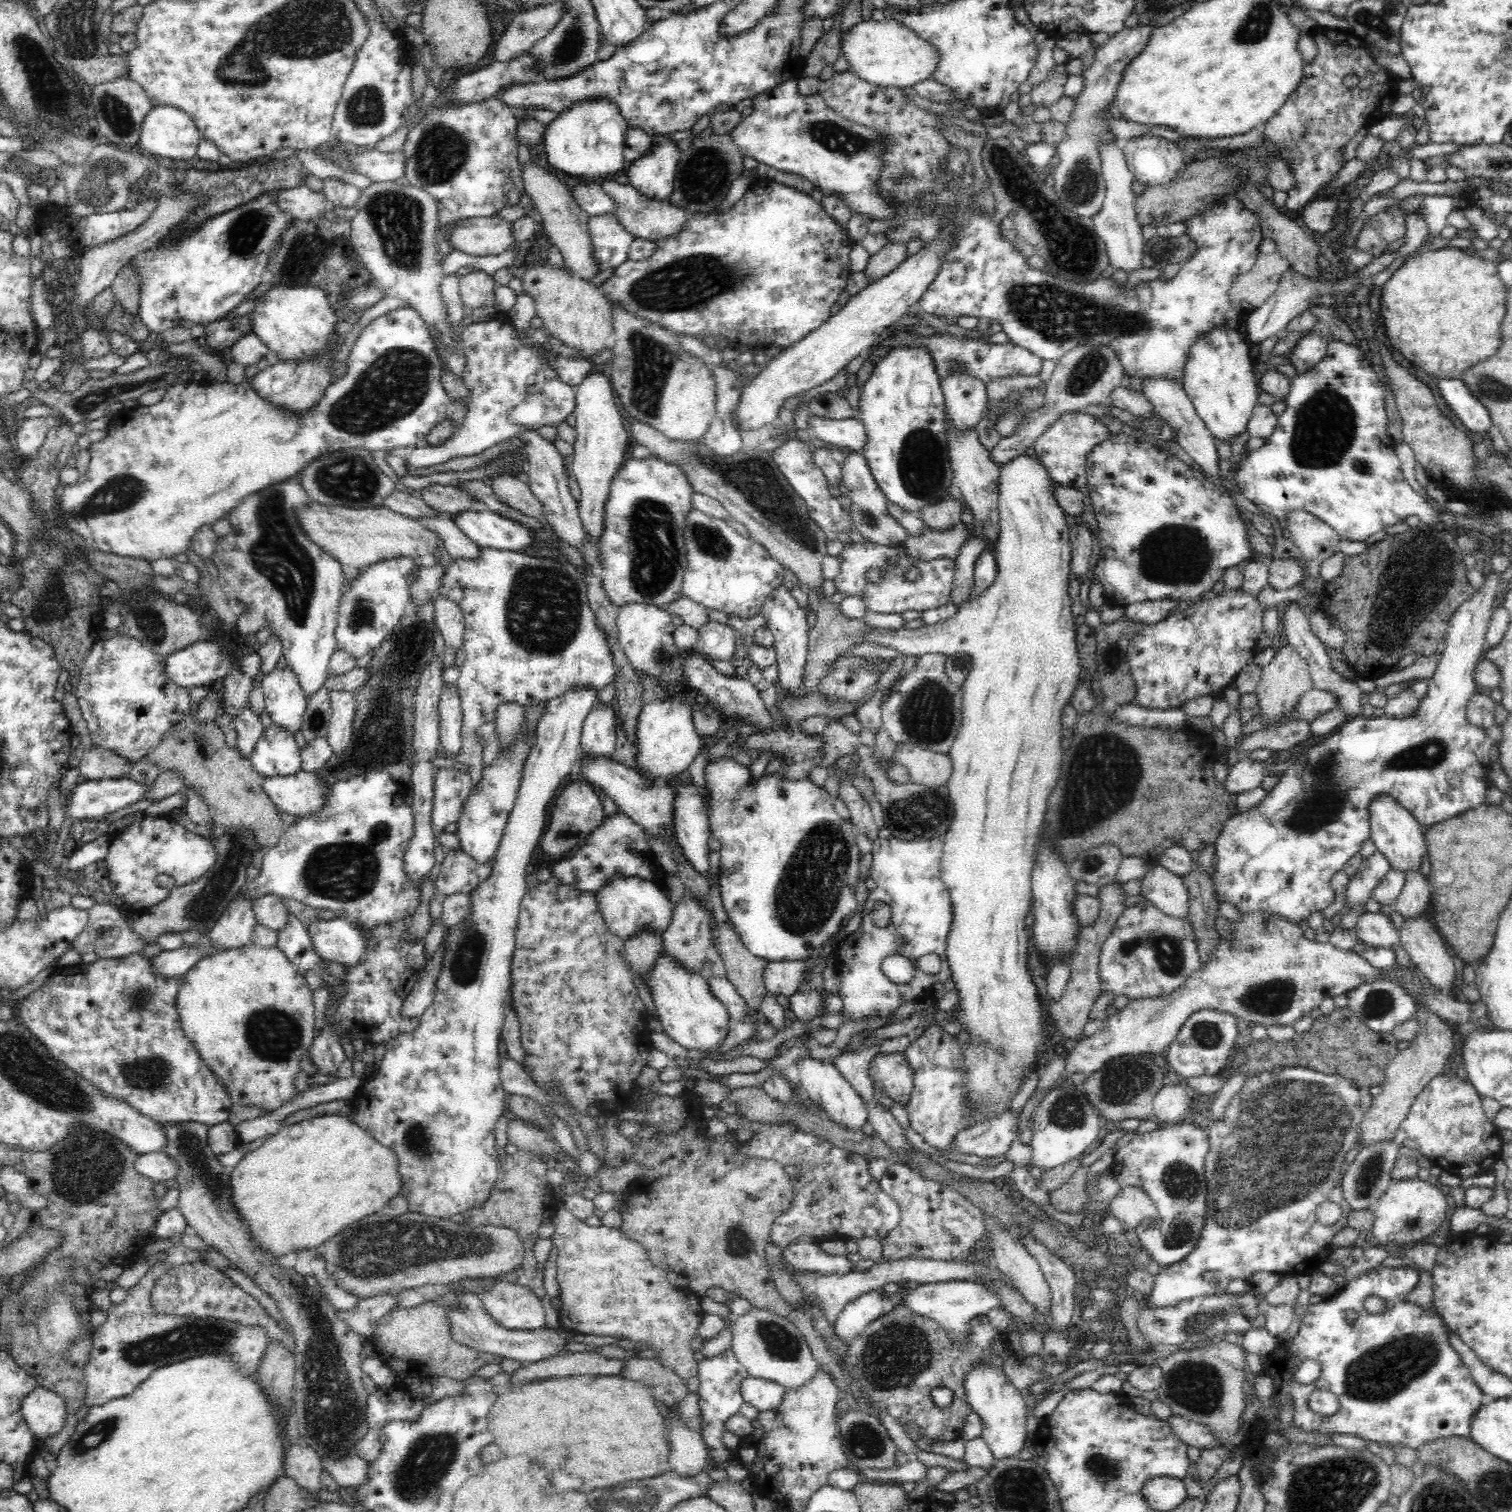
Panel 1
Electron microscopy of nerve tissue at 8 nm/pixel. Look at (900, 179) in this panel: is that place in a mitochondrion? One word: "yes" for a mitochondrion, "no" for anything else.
yes

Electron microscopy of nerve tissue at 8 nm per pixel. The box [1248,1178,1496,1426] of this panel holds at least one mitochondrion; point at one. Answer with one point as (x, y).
(1388, 1370)

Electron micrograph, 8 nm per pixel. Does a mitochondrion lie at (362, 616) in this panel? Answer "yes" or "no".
yes

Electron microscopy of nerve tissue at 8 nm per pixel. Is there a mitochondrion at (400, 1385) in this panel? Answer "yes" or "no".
no

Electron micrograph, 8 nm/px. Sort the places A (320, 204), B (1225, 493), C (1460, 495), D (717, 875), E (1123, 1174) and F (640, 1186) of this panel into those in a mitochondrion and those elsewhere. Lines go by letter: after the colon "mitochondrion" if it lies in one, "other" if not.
A: other
B: other
C: other
D: other
E: other
F: other

